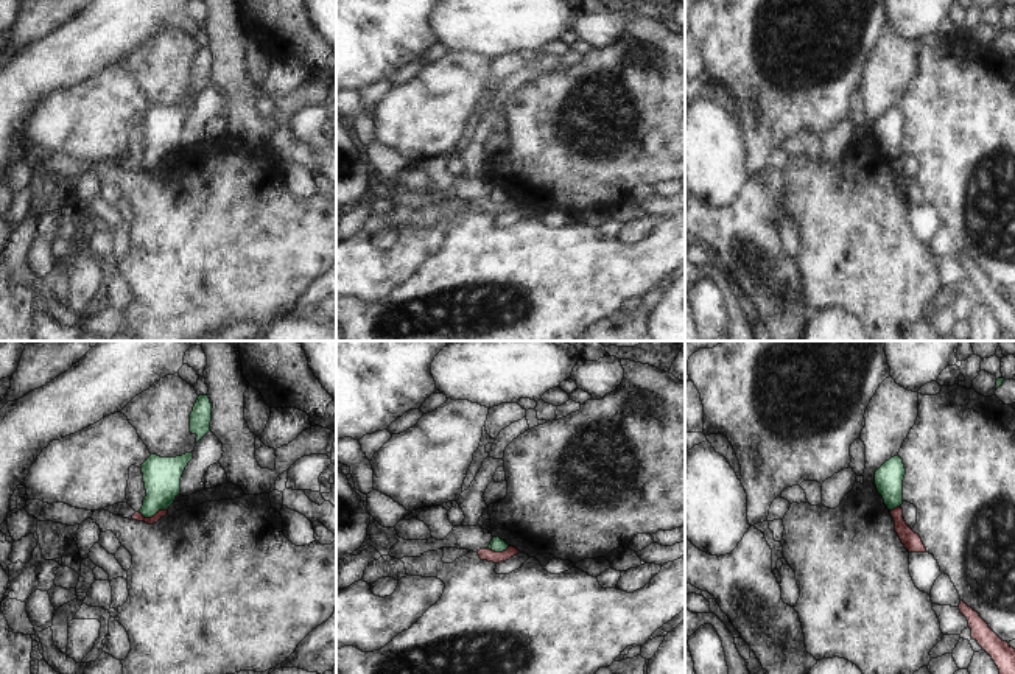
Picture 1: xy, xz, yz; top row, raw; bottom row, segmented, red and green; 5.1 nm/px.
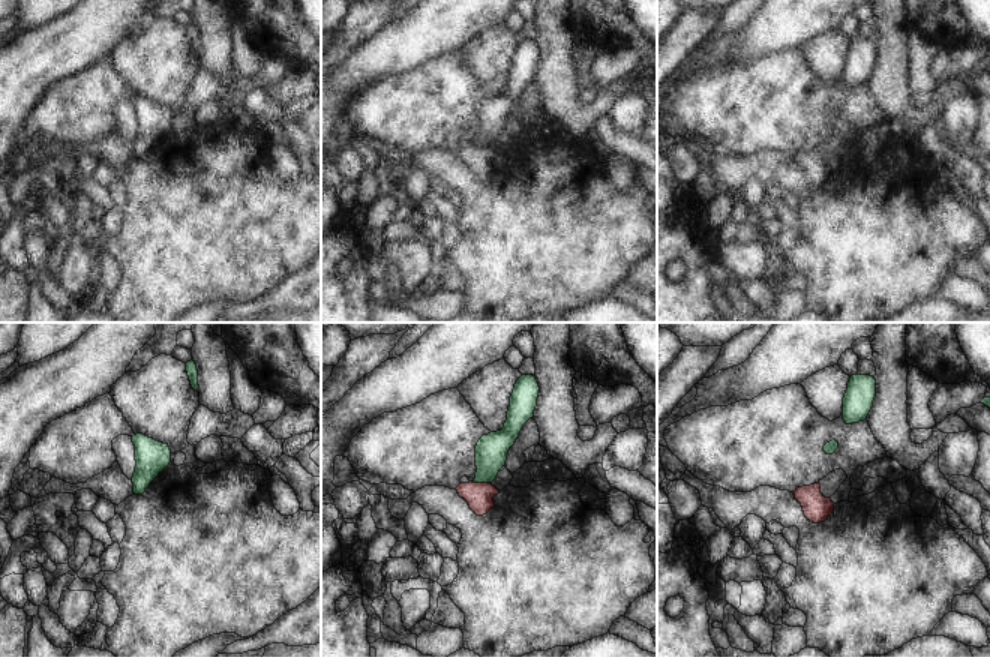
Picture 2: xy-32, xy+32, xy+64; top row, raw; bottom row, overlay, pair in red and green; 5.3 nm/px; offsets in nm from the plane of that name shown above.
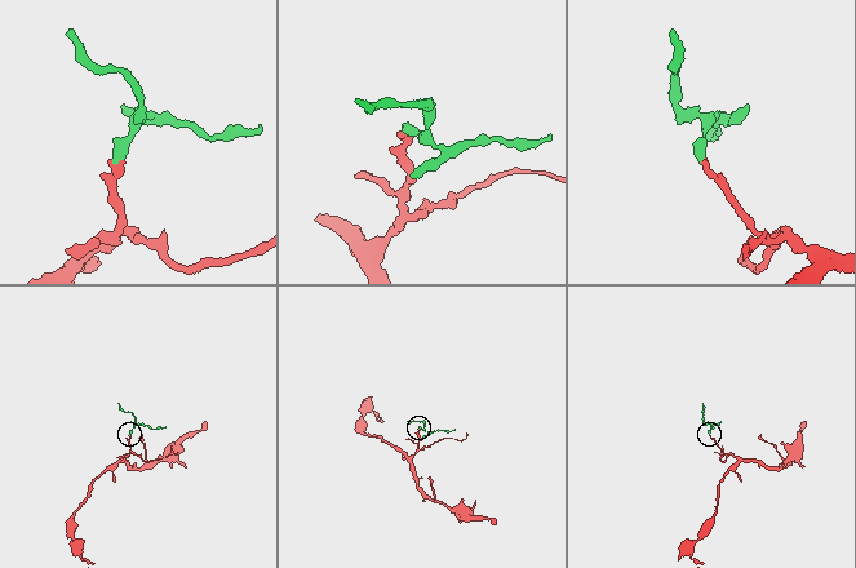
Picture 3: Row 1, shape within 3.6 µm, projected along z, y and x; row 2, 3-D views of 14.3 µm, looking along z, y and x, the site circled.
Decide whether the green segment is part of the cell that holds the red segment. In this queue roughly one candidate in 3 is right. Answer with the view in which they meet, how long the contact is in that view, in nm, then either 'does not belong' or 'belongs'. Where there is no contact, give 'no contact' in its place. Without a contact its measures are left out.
contact in xy; length 150 nm; does not belong

